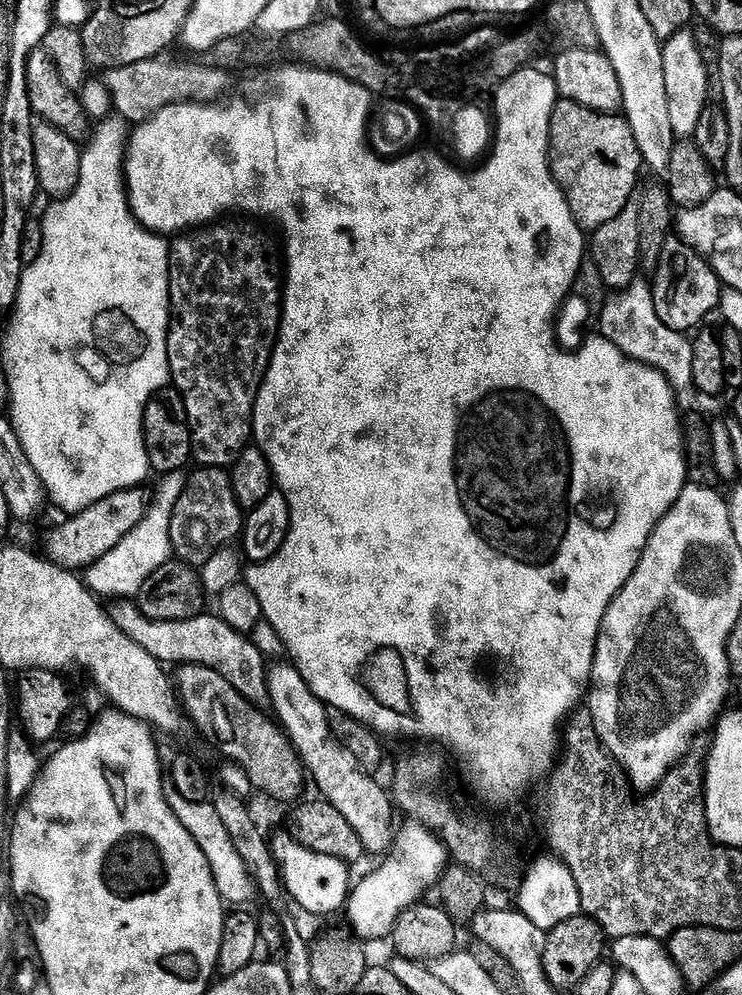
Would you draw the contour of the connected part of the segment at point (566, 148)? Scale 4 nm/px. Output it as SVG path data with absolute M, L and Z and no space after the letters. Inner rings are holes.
M557 99L556 105L552 107L552 122L556 126L588 124L588 128L553 131L550 136L550 152L555 157L555 182L564 192L572 217L578 227L591 234L622 214L632 192L638 188L642 169L638 143L623 115L595 112L572 100Z

